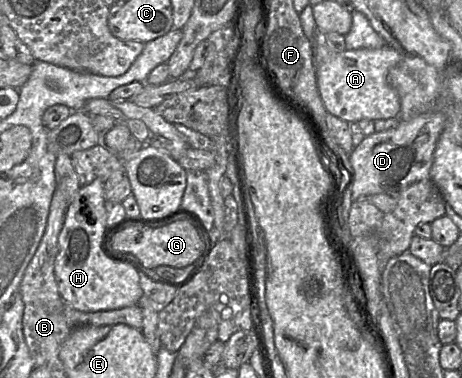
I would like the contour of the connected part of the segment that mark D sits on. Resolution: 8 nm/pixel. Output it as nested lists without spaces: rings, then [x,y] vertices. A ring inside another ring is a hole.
[[[428,112],[409,121],[400,121],[395,128],[375,131],[366,136],[349,153],[354,171],[352,202],[389,190],[402,190],[412,183],[429,178],[435,147],[444,125],[445,116],[442,112]]]

